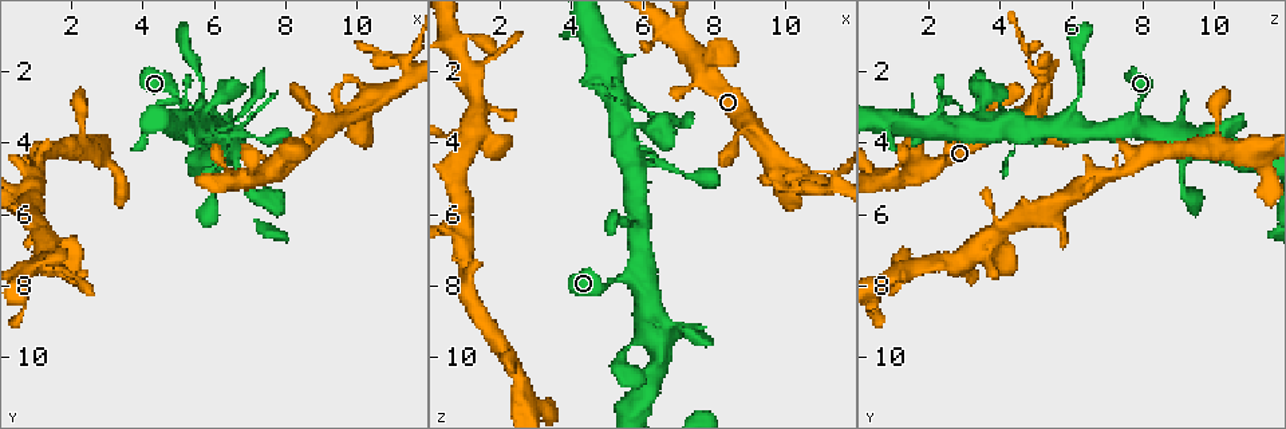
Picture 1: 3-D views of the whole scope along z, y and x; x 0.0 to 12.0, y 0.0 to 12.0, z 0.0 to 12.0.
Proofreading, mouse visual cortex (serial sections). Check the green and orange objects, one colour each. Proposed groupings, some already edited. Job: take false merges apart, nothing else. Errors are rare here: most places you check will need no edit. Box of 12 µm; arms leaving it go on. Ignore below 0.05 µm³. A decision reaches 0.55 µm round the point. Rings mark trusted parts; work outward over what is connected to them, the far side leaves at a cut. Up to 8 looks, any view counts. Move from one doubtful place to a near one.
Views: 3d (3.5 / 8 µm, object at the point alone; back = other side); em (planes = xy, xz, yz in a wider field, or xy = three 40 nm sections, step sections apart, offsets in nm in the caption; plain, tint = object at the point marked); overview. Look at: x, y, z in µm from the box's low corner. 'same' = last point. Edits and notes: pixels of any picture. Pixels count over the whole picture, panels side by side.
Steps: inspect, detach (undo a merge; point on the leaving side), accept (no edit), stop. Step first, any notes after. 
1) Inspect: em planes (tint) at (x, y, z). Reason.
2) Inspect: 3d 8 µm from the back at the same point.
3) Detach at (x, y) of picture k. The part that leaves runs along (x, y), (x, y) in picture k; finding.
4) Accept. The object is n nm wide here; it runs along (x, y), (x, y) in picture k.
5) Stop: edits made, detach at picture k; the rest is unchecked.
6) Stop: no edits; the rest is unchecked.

Inspect: 3d 3.5 µm at (5.9, 3.8, 4.6). Two arms in line, one across.

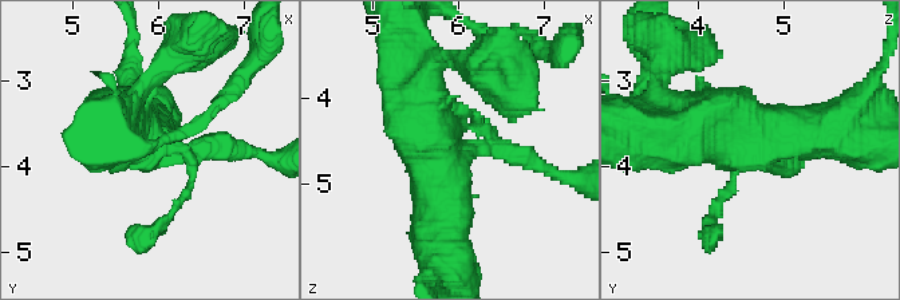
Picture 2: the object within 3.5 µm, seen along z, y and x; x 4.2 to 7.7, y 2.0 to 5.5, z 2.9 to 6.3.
Inspect: em xy step 3 (tint) at (5.95, 3.85, 4.65).

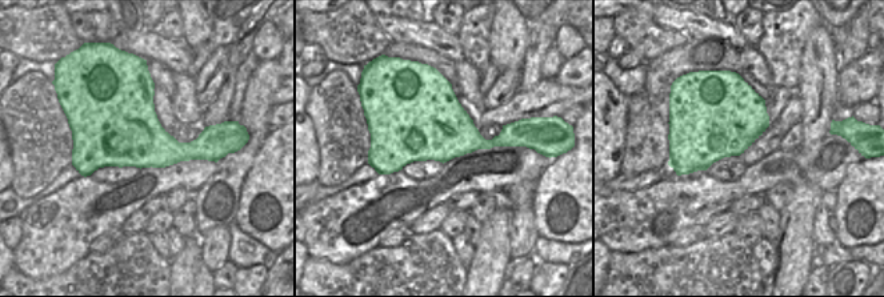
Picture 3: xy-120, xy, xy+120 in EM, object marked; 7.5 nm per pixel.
Accept. The object is 600 nm wide here; it runs along (447, 255), (415, 83) in picture 2; one cell here.

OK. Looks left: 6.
Inspect: 3d 8 µm at (11.3, 1.9, 5.2). Three arms meet.

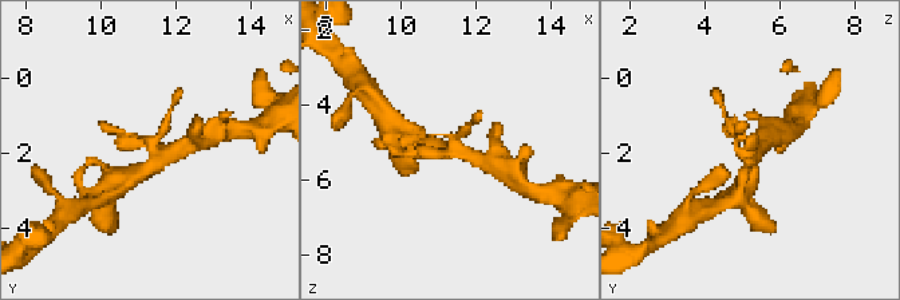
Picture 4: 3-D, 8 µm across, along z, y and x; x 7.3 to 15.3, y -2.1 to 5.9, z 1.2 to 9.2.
Inspect: em xy step 3 (tint) at (11.3, 1.9, 5.2).

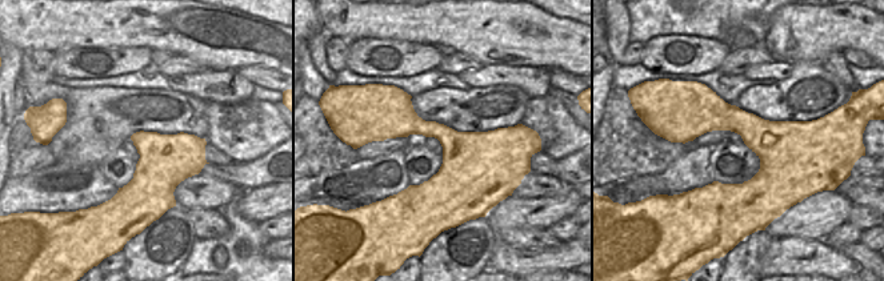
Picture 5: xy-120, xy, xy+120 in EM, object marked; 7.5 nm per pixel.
Accept. One cell here.

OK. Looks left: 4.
Inspect: 3d 8 µm at (5.6, 3.7, 2.8).

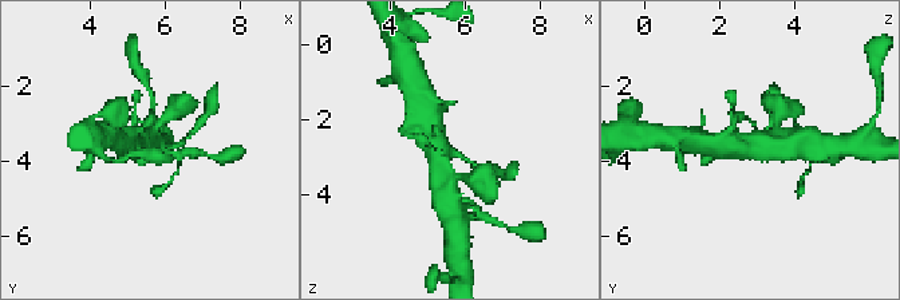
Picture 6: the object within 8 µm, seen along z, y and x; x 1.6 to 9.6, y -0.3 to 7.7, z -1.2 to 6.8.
Inspect: 3d 3.5 µm from the back at the same point. Zoom in.

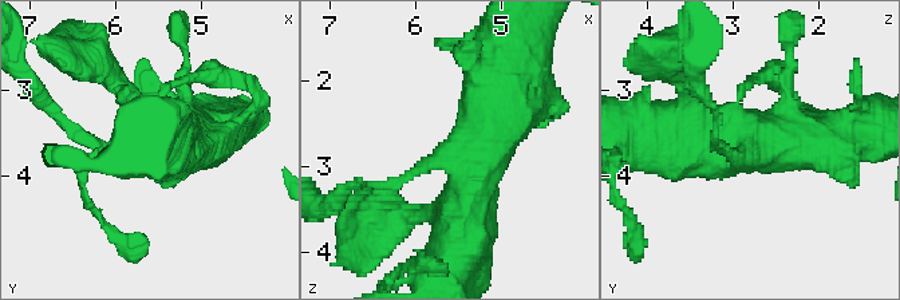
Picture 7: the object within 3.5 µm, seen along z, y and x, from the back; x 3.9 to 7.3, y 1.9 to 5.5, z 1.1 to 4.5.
Inspect: em xy step 2 (tint) at (5.65, 3.75, 2.85).

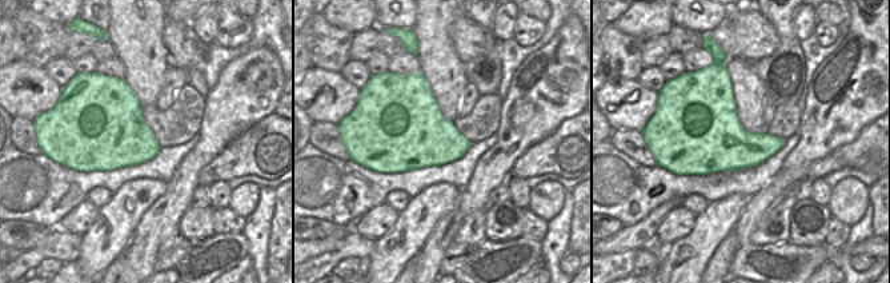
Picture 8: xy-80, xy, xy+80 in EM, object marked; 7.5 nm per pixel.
Accept. It runs along (458, 244), (500, 68) in picture 7; one cell here.

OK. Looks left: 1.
Stop: no edits; the rest is unchecked.

